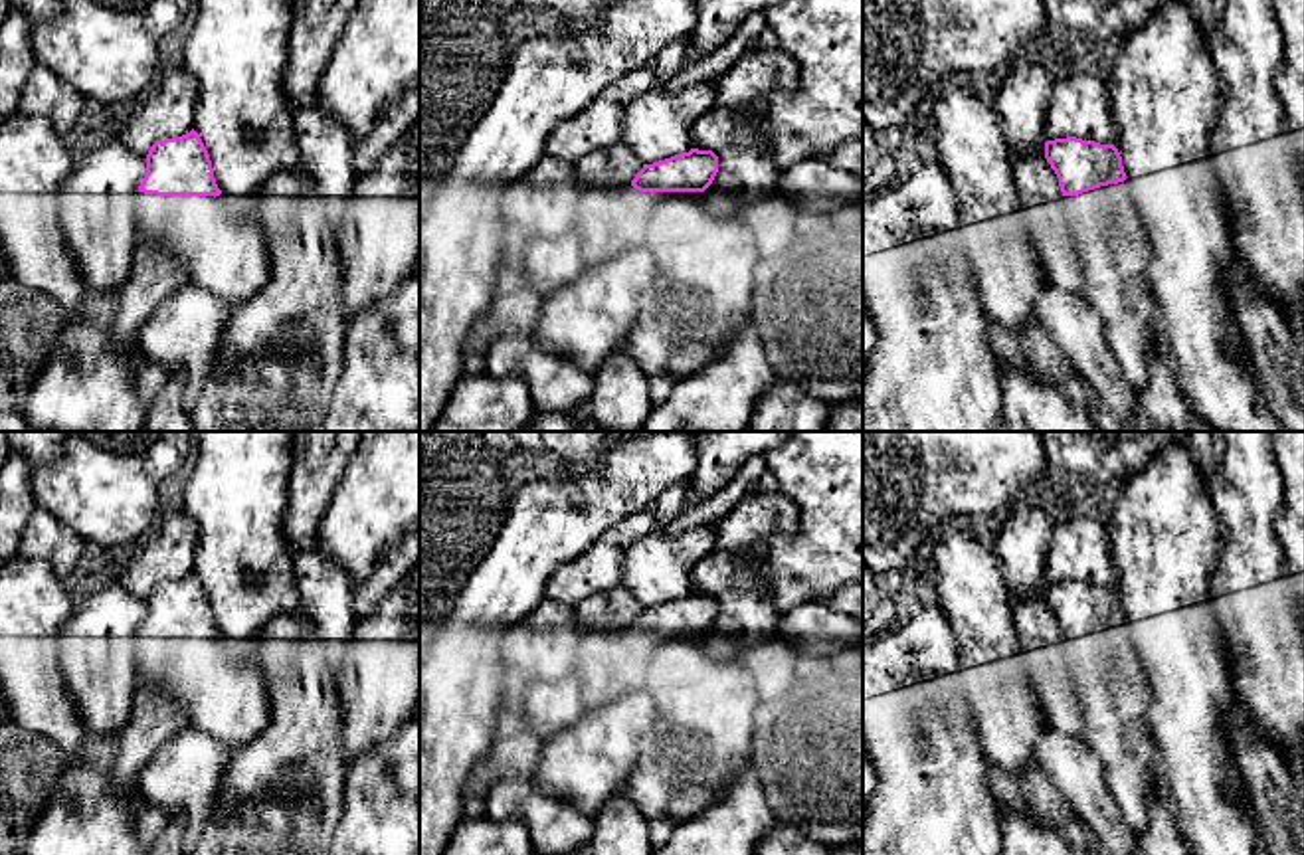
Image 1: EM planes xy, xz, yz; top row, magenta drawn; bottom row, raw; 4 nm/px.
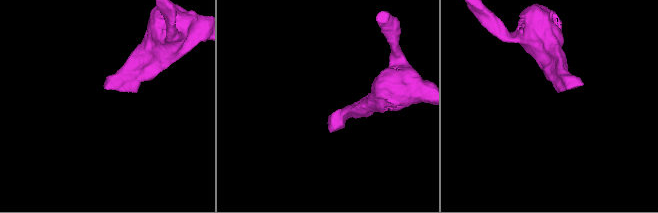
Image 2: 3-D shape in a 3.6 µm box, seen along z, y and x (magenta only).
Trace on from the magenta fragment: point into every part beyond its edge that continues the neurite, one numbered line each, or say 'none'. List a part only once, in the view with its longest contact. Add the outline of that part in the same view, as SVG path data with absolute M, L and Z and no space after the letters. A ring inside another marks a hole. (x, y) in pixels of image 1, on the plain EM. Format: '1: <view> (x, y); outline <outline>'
1: xy (228, 701); outline M135 637L139 675L156 689L166 689L184 709L188 728L204 730L230 750L251 742L271 716L271 705L257 653L235 663L214 639Z

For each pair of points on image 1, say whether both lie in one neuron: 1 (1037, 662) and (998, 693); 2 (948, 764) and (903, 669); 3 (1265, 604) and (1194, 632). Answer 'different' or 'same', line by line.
1: different
2: same
3: different

